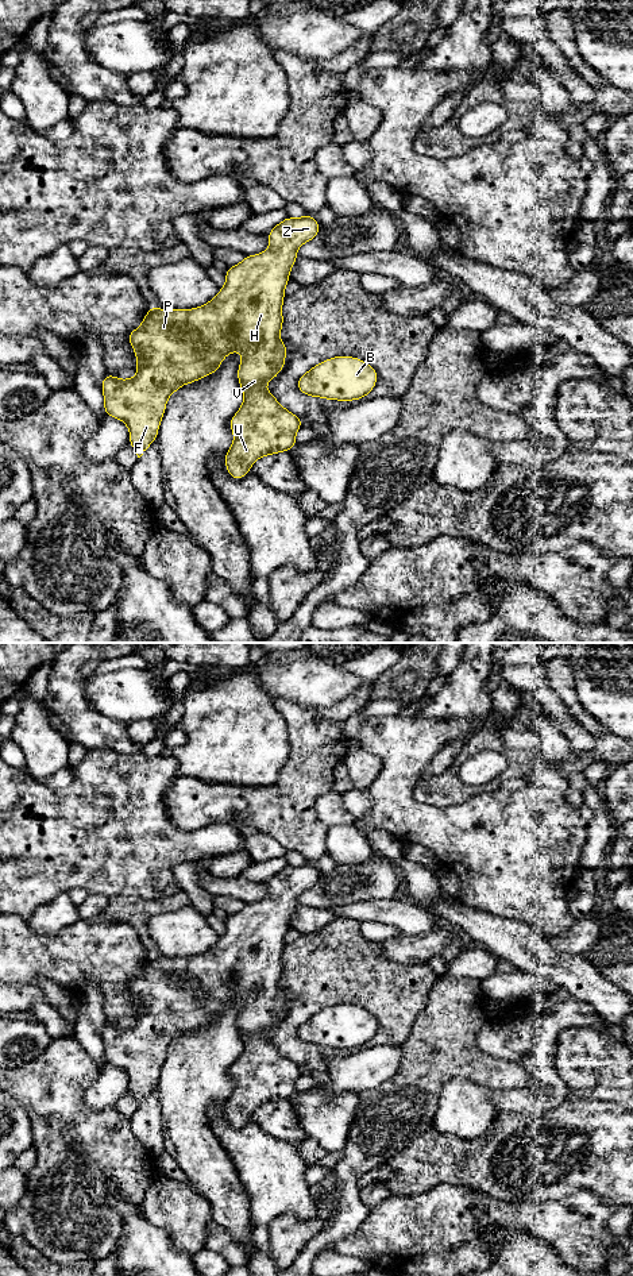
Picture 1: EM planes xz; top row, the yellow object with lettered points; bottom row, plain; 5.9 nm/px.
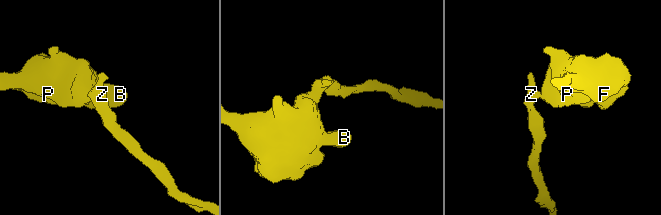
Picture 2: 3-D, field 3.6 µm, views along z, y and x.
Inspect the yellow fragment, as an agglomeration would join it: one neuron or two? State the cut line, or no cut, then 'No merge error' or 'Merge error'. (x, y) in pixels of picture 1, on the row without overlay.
No split. No merge error

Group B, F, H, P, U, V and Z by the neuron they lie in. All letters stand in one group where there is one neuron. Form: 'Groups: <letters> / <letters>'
Groups: B F H P U V Z

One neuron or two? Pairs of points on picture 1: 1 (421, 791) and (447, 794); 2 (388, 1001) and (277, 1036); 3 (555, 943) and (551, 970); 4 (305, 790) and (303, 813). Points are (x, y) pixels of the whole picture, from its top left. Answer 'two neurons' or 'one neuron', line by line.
1: one neuron
2: one neuron
3: two neurons
4: one neuron

